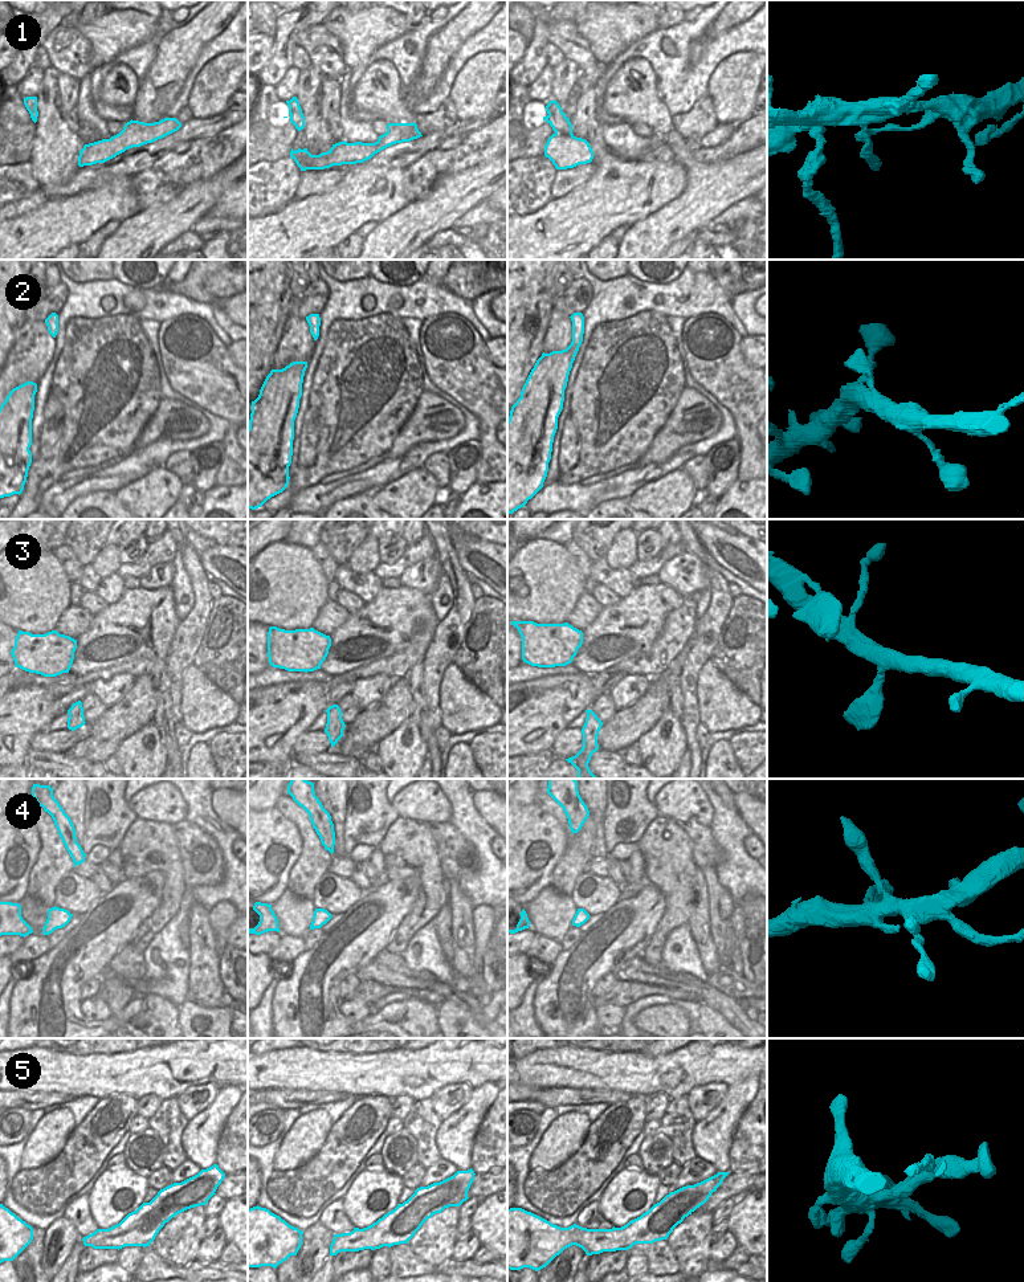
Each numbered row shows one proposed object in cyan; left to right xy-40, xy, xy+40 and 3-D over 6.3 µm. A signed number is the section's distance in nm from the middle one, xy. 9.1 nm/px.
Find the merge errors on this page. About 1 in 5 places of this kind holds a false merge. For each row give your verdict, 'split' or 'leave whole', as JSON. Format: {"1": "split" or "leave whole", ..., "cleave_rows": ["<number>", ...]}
{"1": "leave whole", "2": "leave whole", "3": "leave whole", "4": "leave whole", "5": "split", "cleave_rows": ["5"]}

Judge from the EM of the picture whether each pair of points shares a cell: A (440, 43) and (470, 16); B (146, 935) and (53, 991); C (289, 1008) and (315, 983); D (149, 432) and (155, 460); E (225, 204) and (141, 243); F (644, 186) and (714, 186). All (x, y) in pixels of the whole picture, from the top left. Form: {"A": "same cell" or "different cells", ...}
{"A": "same cell", "B": "different cells", "C": "same cell", "D": "different cells", "E": "different cells", "F": "different cells"}

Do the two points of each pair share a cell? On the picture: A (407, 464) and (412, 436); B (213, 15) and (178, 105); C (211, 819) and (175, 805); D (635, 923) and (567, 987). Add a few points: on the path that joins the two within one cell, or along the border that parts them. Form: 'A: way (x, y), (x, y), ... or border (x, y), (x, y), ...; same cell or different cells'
A: border (439, 440), (417, 443), (402, 456), (386, 458); different cells
B: border (216, 36), (205, 44), (182, 88); different cells
C: border (180, 792), (187, 808), (186, 819); different cells
D: way (617, 939), (584, 970); same cell

